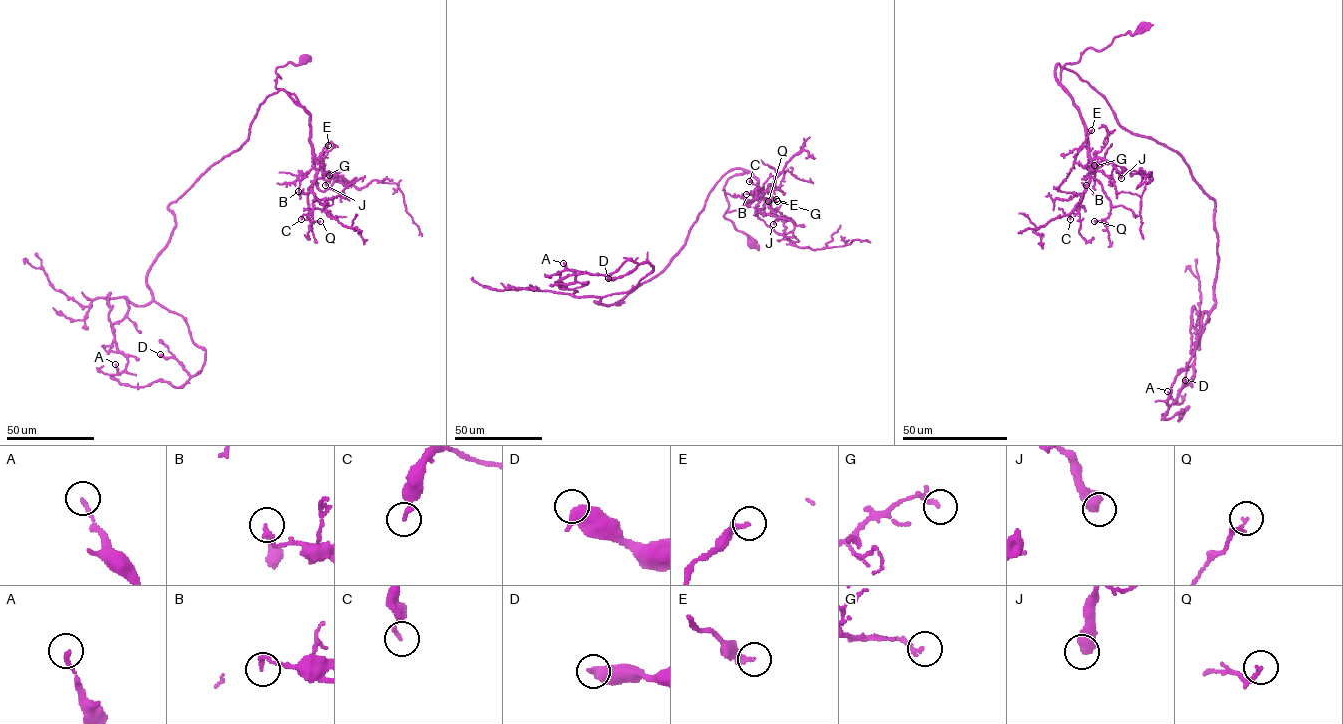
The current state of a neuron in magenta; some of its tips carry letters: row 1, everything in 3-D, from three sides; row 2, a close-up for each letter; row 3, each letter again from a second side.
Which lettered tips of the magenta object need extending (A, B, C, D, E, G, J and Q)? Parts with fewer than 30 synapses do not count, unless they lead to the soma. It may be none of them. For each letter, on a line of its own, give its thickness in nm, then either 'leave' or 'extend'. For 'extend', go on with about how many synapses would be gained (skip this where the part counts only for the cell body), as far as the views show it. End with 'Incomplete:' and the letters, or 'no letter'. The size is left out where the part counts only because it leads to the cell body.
A: 180 nm | leave
B: 190 nm | leave
C: 160 nm | leave
D: 600 nm | leave
E: 280 nm | leave
G: 160 nm | leave
J: 600 nm | leave
Q: 120 nm | leave
Incomplete: no letter

